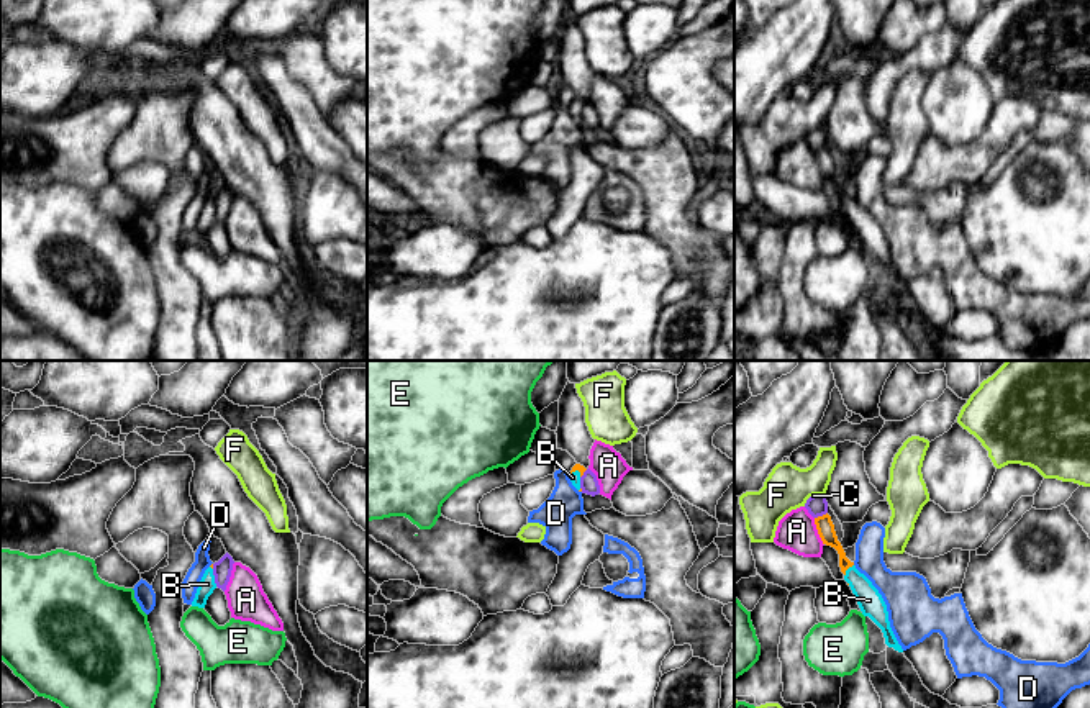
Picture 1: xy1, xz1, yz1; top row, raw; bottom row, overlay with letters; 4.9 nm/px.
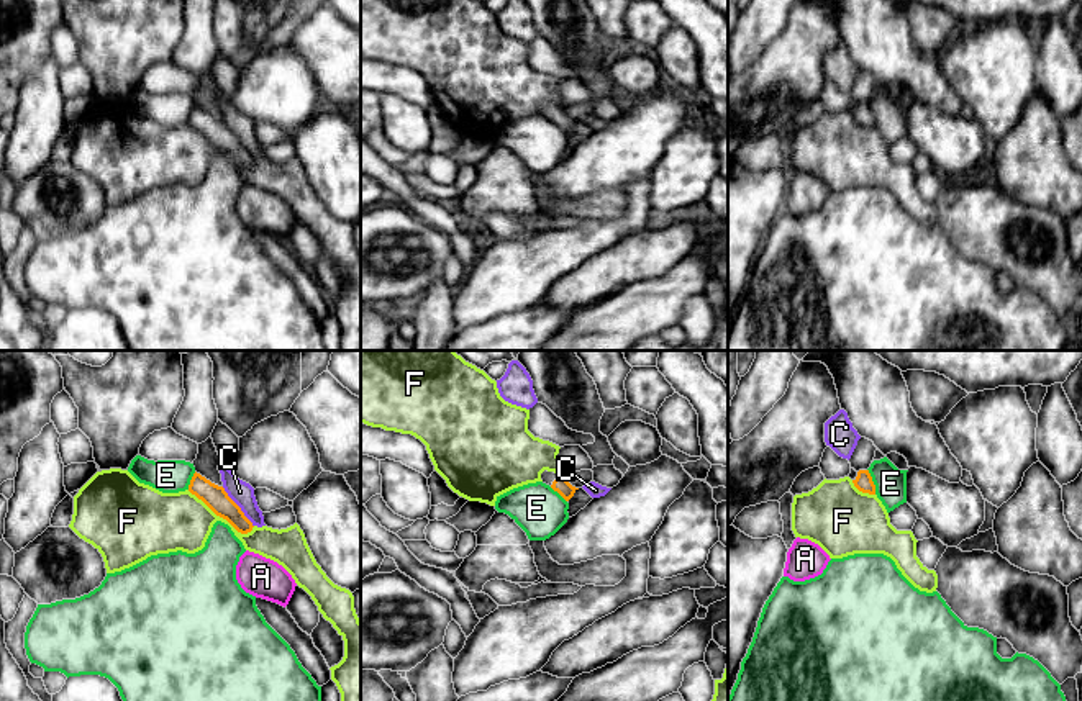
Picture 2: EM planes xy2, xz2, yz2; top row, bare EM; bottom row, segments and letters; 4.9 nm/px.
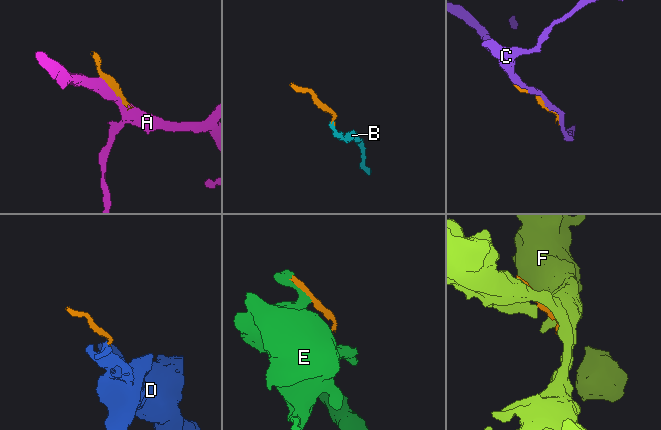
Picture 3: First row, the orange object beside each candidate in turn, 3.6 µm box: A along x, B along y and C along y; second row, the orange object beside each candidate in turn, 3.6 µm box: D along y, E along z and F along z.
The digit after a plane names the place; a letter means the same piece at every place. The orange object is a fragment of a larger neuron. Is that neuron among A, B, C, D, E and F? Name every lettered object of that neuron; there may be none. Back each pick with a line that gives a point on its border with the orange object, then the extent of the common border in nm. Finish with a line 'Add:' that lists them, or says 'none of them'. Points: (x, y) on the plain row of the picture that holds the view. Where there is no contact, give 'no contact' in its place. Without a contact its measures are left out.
B: yz1 (846, 202) | 80 nm
Add: B

